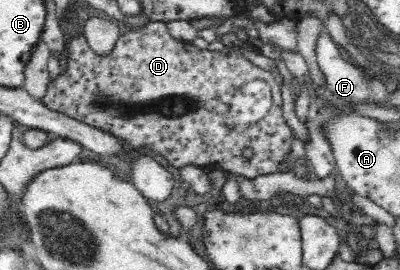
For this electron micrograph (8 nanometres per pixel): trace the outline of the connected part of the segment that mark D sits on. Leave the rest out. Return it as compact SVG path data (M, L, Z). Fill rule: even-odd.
M148 22L119 35L114 48L105 55L94 52L84 35L72 38L65 44L58 76L48 80L46 92L38 101L48 110L60 112L126 139L126 143L134 149L146 148L150 152L154 151L164 157L168 164L180 170L192 165L202 168L204 165L215 163L220 169L252 180L258 176L278 172L277 164L280 164L291 150L293 133L282 115L280 89L271 72L254 65L239 51L229 50L227 54L223 54L200 49L191 41L182 41L172 36L166 23ZM254 80L262 80L271 86L273 105L264 120L250 126L246 132L236 134L227 128L223 116L233 92ZM246 148L250 148L252 152L250 158L244 158Z

